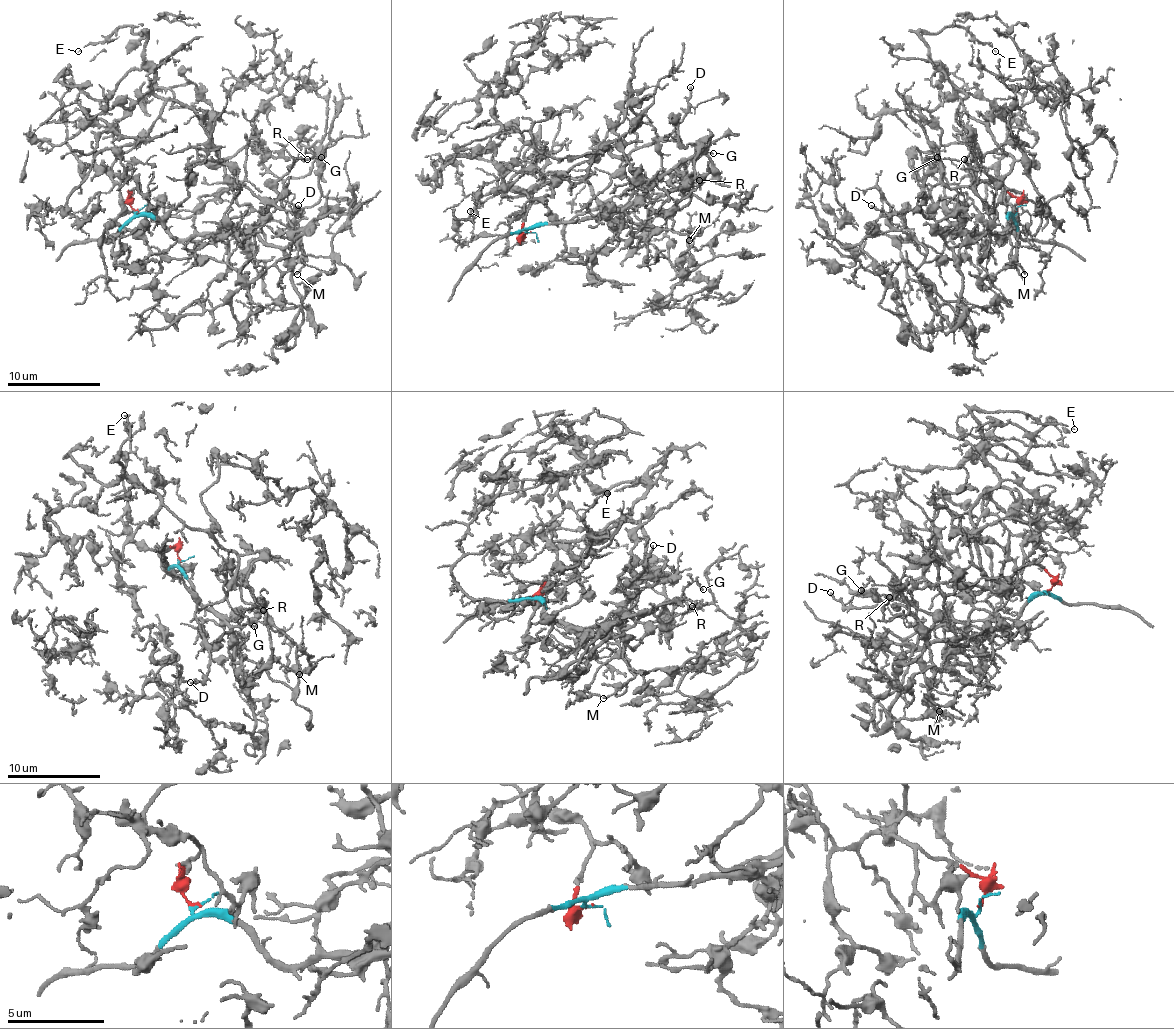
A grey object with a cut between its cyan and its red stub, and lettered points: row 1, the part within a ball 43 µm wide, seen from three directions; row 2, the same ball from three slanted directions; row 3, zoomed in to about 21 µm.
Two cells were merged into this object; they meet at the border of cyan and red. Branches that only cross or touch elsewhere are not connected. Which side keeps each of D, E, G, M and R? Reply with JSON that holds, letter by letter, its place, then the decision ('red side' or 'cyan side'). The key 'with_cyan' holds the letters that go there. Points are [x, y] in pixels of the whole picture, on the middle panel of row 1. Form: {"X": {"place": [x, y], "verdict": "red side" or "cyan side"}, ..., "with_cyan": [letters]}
{"D": {"place": [690, 87], "verdict": "red side"}, "E": {"place": [470, 211], "verdict": "red side"}, "G": {"place": [713, 153], "verdict": "cyan side"}, "M": {"place": [689, 240], "verdict": "red side"}, "R": {"place": [699, 180], "verdict": "red side"}, "with_cyan": ["G"]}

